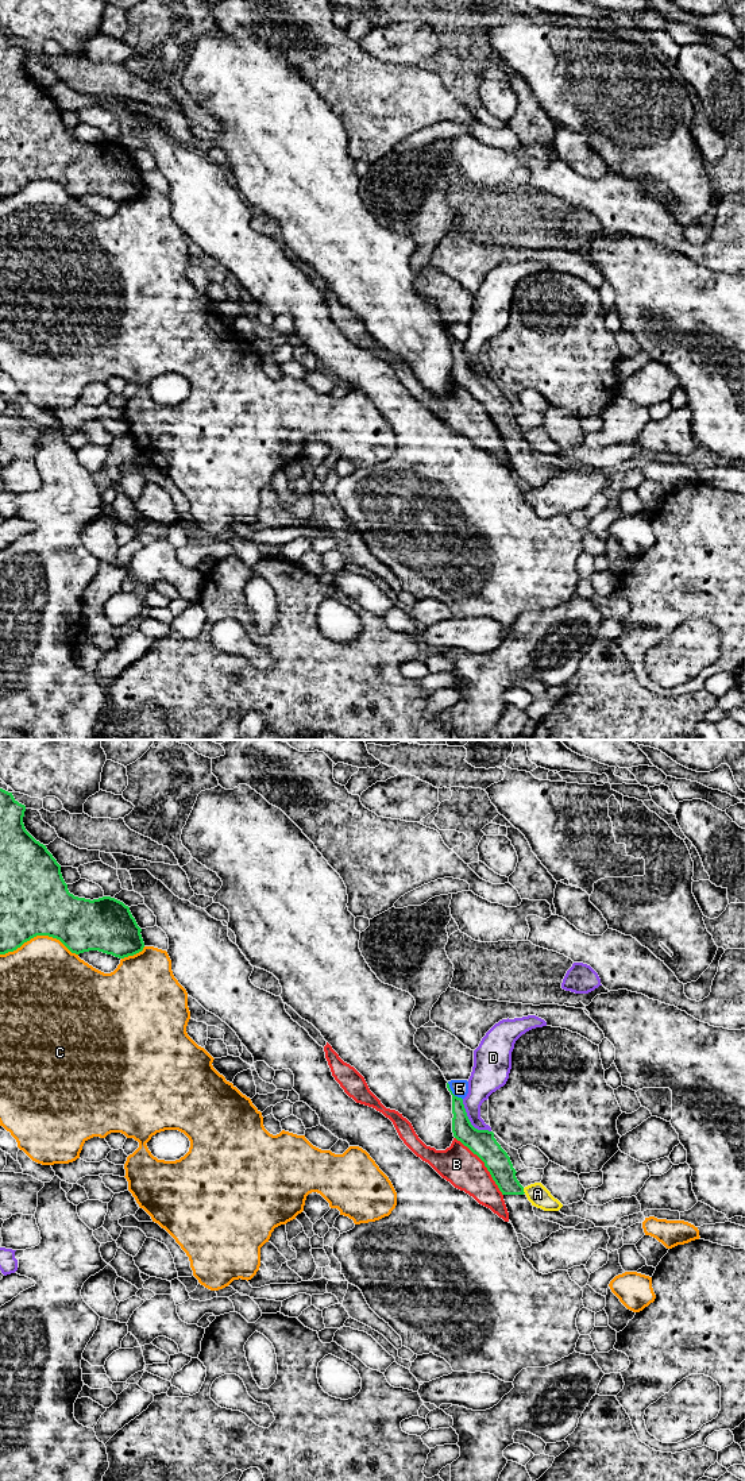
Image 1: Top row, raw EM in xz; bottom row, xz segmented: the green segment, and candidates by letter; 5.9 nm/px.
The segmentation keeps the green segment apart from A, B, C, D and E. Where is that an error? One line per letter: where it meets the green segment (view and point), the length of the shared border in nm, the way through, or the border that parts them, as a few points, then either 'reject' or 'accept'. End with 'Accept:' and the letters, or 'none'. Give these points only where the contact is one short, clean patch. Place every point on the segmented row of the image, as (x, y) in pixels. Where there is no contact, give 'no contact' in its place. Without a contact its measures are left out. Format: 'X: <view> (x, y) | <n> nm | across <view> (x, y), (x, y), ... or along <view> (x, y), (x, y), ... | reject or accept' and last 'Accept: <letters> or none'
A: xz (522, 1191) | 40 nm | along xz (522, 1188), (525, 1192) | reject
B: xz (485, 1165) | 460 nm | reject
C: xz (38, 934) | 460 nm | reject
D: xz (468, 1121) | 260 nm | reject
E: xz (451, 1092) | 140 nm | along xz (447, 1083), (450, 1090), (462, 1099) | reject
Accept: none

